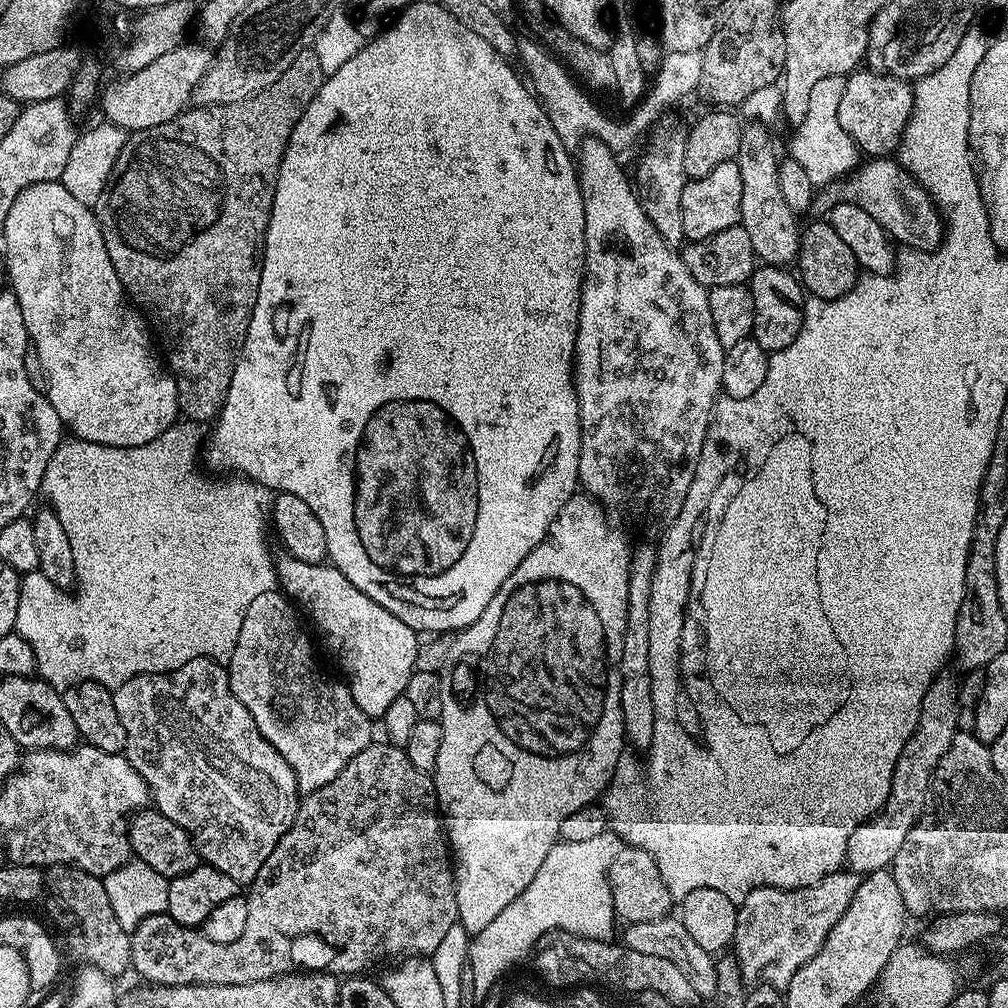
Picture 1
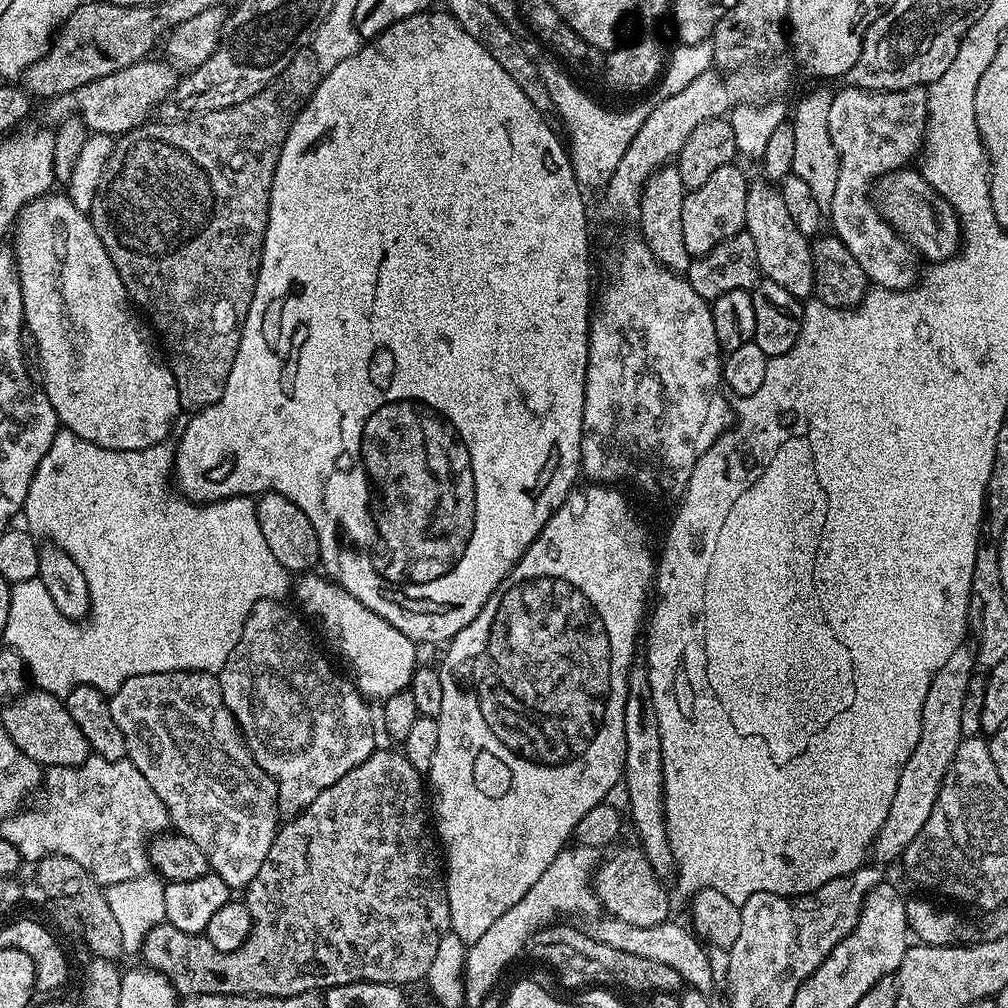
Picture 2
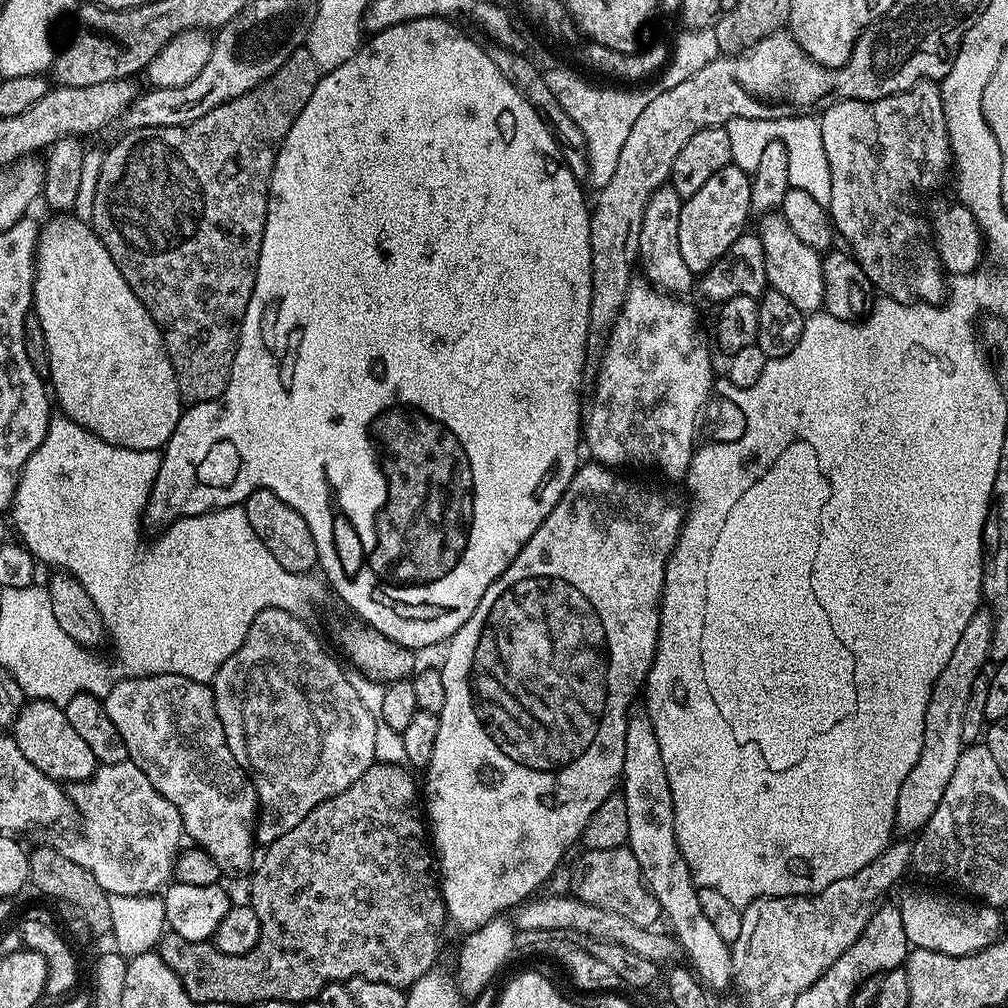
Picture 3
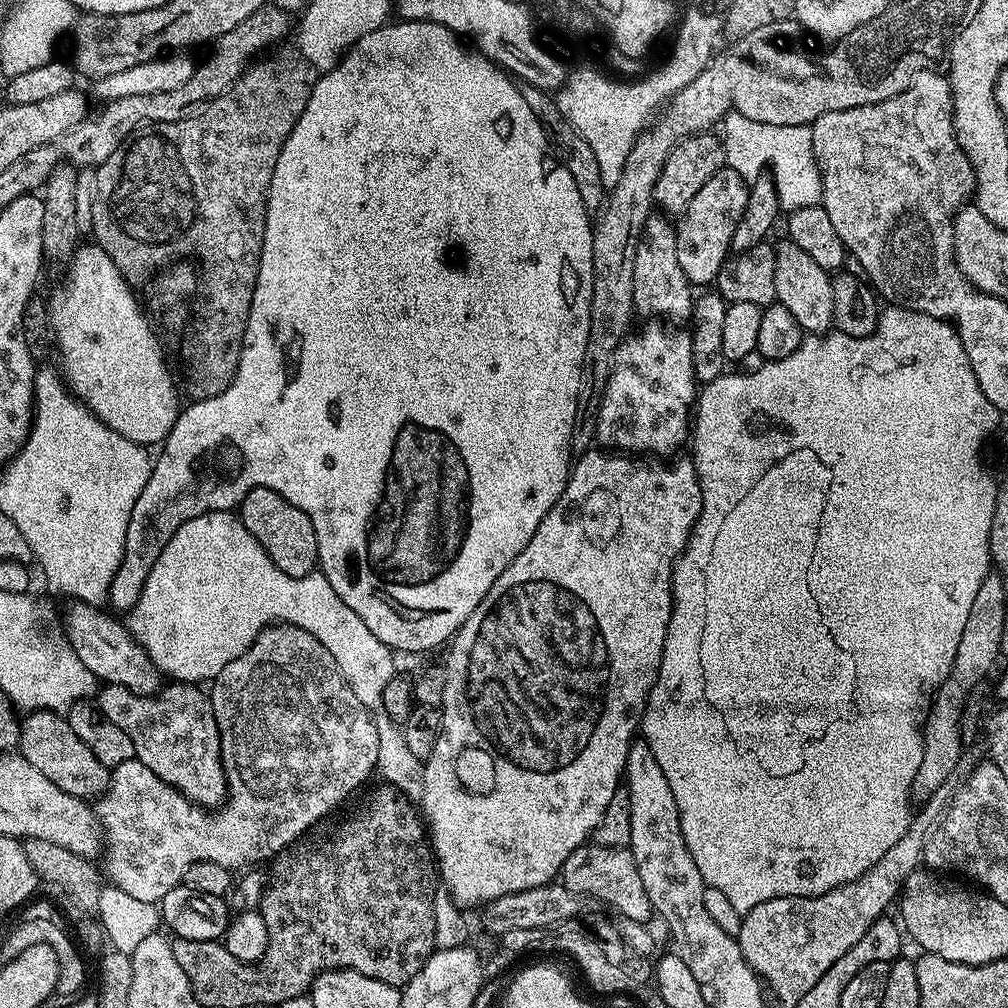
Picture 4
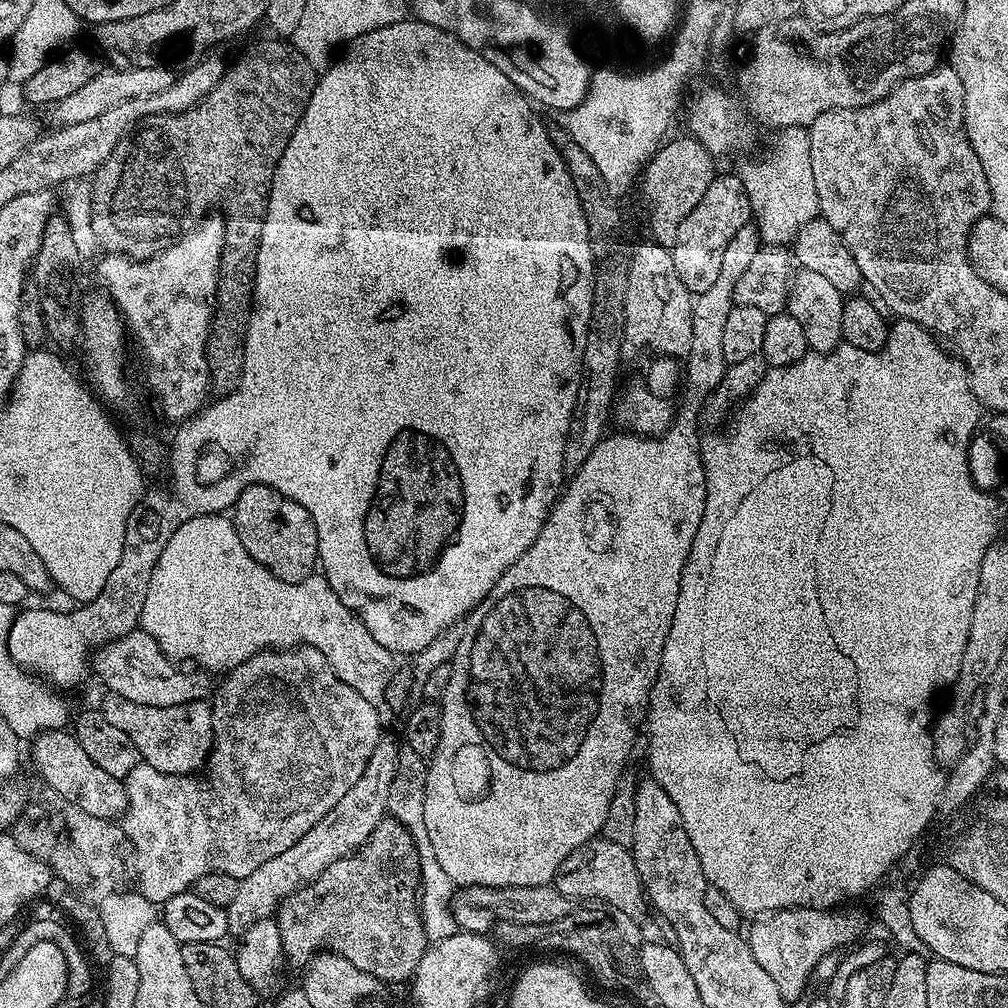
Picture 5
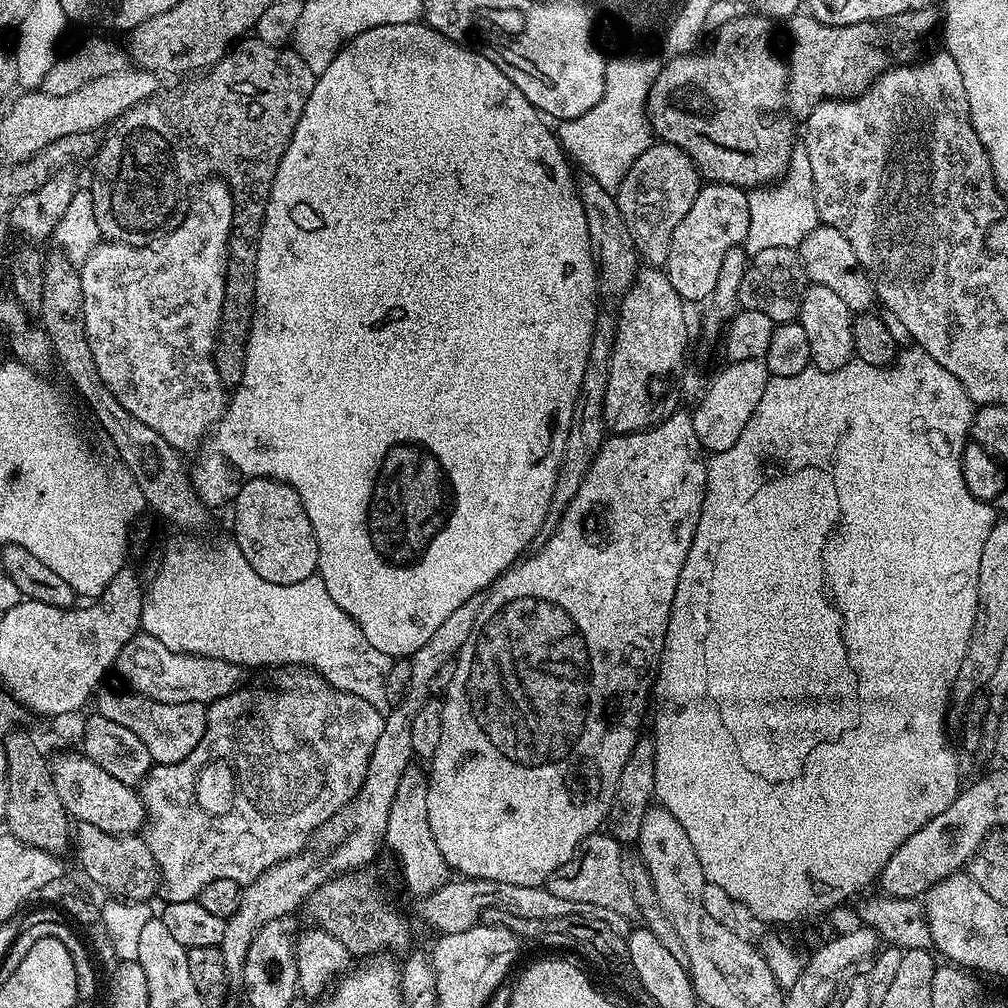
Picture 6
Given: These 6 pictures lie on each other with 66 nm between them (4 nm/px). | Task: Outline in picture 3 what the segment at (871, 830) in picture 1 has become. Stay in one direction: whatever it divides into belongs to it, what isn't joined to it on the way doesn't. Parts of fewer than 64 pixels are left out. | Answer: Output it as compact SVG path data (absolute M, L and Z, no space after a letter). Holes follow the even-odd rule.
M981 606L974 618L966 622L966 630L962 630L962 638L958 638L958 646L954 646L954 654L950 654L946 670L942 670L942 674L938 674L938 682L934 682L934 690L926 706L922 754L914 770L910 770L910 774L902 782L902 790L898 790L897 833L919 833L930 822L934 810L938 810L942 794L946 794L946 785L954 775L954 766L958 766L958 758L966 747L962 742L962 714L966 714L966 702L970 698L974 682L985 671L984 663L989 663L991 641L992 614L987 607Z

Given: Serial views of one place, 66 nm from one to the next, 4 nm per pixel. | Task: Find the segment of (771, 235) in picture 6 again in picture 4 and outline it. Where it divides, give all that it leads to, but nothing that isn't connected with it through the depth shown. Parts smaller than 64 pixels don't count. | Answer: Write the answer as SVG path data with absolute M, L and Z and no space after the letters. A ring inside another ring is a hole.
M728 112L720 126L721 143L724 146L725 165L738 171L739 176L749 184L763 175L762 166L771 165L770 175L775 182L779 204L783 211L789 212L802 206L812 206L823 203L821 172L814 158L813 132L811 125L786 126L780 130L768 130L764 134L766 142L748 144L748 130L742 130L742 120L745 116L737 112Z

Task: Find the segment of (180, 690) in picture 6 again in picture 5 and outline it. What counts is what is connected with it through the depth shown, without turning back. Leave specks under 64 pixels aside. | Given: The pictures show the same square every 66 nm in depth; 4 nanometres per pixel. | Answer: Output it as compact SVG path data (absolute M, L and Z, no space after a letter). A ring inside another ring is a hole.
M141 628L101 646L92 659L93 675L98 676L107 693L127 698L139 705L165 708L207 699L211 695L212 685L210 686L209 682L211 679L205 673L196 670L184 673L178 668L181 667L165 655L153 636Z

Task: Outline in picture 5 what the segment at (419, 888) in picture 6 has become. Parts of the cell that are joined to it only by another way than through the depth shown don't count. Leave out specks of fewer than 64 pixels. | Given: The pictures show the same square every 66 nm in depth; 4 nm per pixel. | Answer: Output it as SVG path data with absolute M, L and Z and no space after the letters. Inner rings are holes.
M403 747L399 754L398 770L391 782L390 795L387 799L389 815L407 828L407 832L414 838L415 848L418 850L420 866L420 917L423 922L423 929L429 943L437 944L445 938L453 937L459 931L452 912L452 897L456 893L456 885L439 865L435 857L434 846L431 845L430 836L427 833L425 822L425 790L426 778L428 777L428 764L425 757L422 757Z

